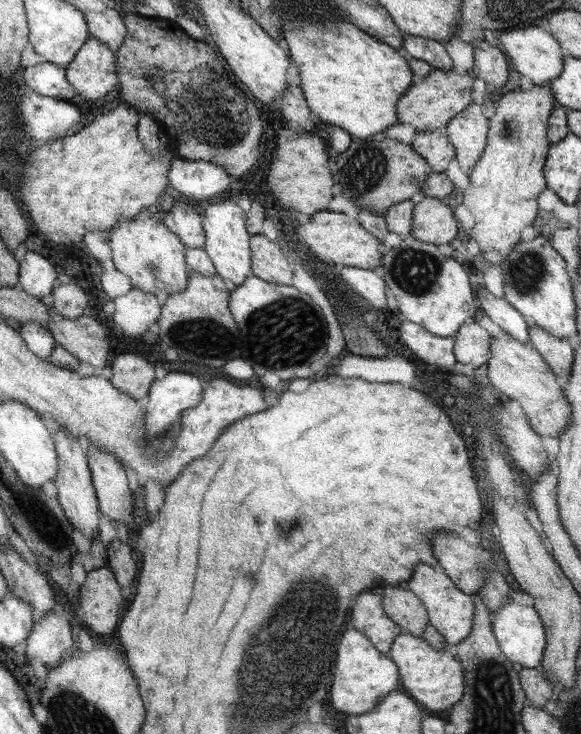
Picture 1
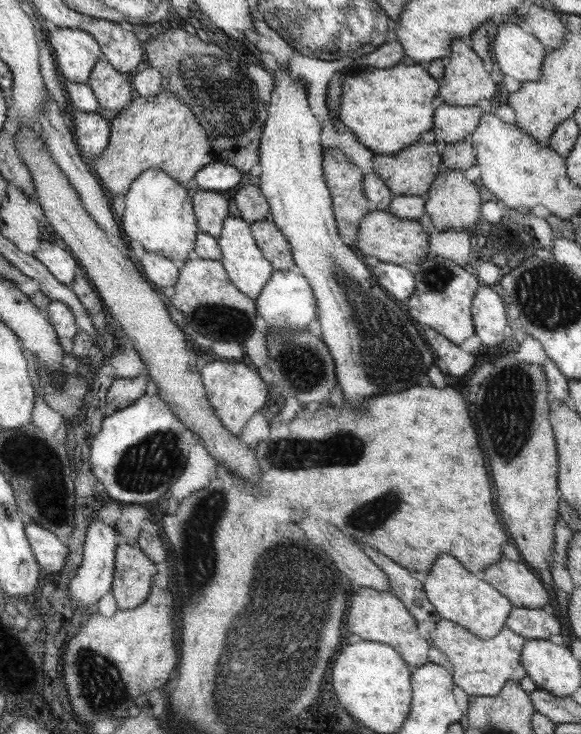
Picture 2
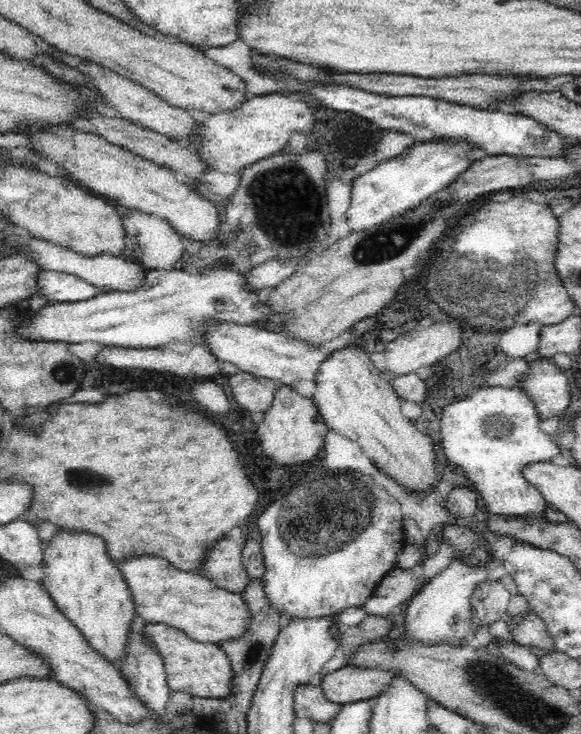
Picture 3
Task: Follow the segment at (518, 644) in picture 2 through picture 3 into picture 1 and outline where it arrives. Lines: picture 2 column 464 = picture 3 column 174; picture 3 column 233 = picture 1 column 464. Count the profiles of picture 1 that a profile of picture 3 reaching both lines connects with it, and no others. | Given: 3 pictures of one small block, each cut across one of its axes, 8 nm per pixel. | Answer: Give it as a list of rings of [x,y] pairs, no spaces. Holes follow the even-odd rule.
[[[403,633],[395,640],[391,652],[387,655],[400,669],[404,690],[418,704],[431,710],[449,710],[465,696],[466,674],[457,655],[456,645],[448,645],[441,650],[435,649],[421,637]]]

